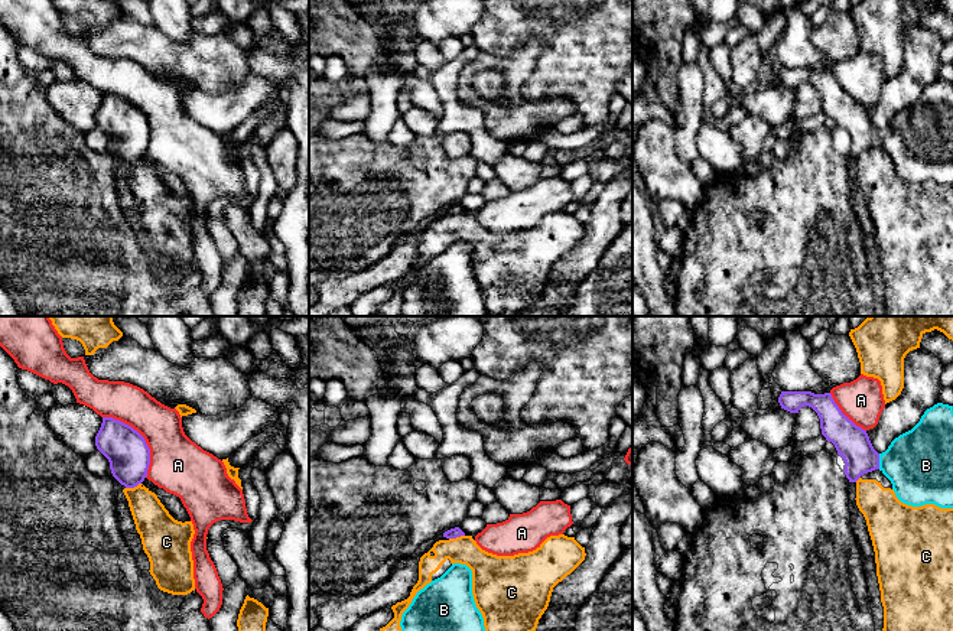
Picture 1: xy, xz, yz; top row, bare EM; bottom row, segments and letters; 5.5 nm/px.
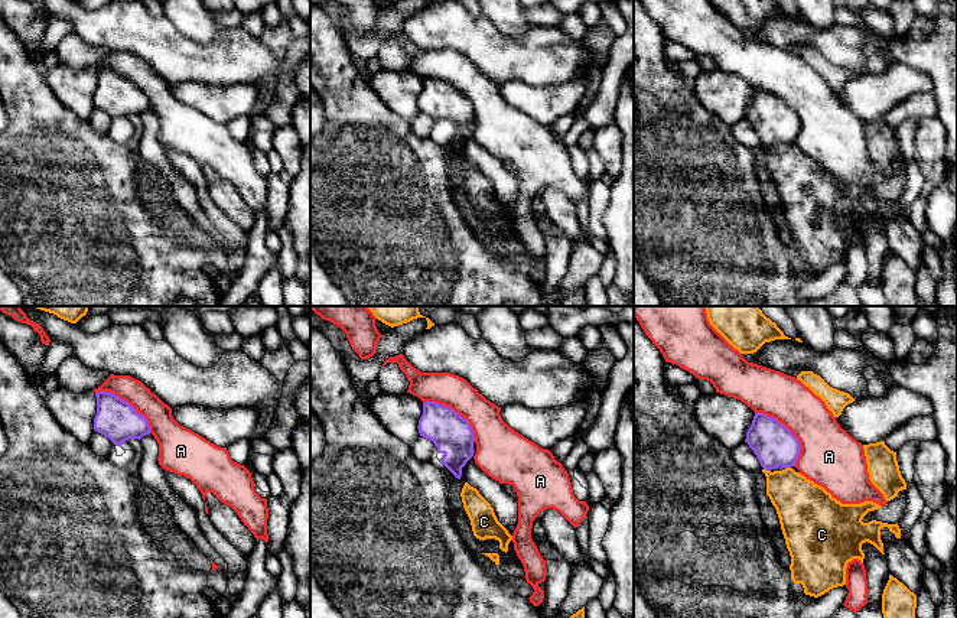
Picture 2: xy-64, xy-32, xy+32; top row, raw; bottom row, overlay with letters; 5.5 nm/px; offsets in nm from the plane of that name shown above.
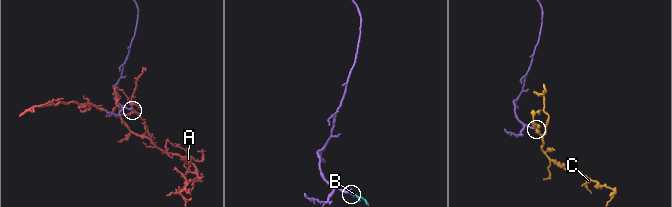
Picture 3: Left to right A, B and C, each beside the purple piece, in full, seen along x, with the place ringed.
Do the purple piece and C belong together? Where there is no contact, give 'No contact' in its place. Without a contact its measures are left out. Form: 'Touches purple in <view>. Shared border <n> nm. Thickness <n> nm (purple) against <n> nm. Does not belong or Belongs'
Touches purple in xy. Shared border 90 nm. Thickness 240 nm (purple) against 200 nm. Does not belong

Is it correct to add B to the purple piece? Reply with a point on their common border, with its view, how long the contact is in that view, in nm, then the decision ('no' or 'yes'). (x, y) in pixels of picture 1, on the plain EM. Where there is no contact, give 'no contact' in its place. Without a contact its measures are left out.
meets purple in yz at (878, 137); contact 90 nm long; yes

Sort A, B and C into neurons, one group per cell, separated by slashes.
A / B / C

